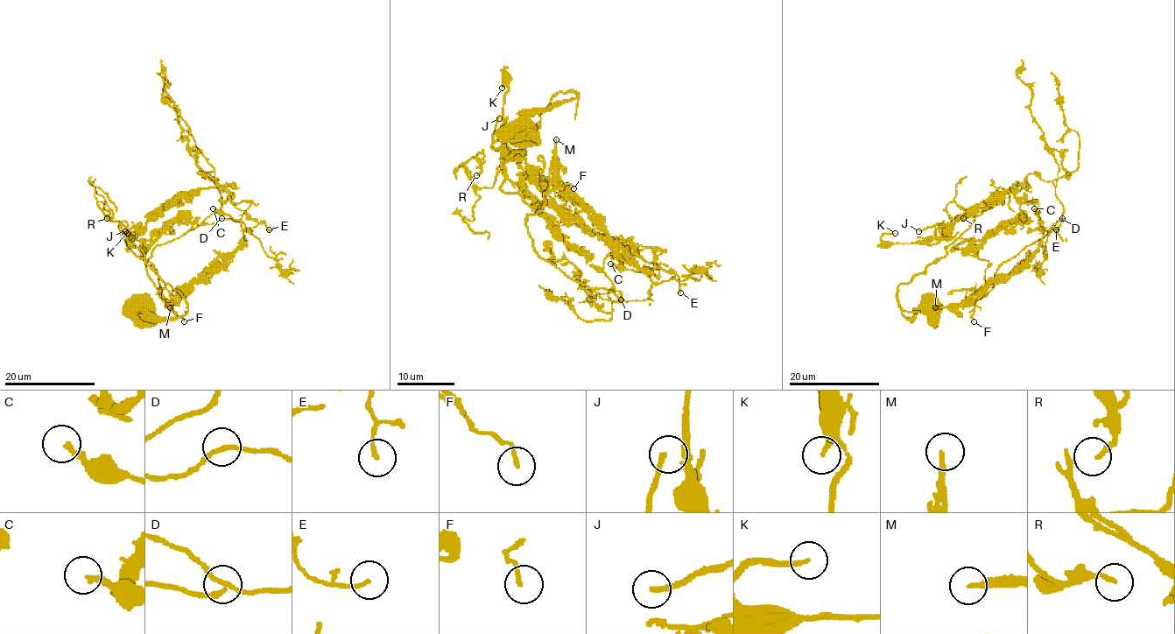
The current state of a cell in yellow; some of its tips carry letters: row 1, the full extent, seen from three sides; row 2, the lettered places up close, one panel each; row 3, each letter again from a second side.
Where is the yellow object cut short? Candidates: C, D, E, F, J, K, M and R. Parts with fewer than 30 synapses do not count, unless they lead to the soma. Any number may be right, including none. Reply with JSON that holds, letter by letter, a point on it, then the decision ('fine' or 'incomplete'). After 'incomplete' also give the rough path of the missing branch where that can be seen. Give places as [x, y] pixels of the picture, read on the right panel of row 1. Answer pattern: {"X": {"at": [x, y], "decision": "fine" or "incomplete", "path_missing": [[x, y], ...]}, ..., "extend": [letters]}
{"C": {"at": [1034, 208], "decision": "fine"}, "D": {"at": [1062, 218], "decision": "fine"}, "E": {"at": [1056, 229], "decision": "fine"}, "F": {"at": [974, 321], "decision": "fine"}, "J": {"at": [918, 231], "decision": "fine"}, "K": {"at": [895, 233], "decision": "fine"}, "M": {"at": [935, 307], "decision": "fine"}, "R": {"at": [963, 218], "decision": "fine"}, "extend": []}

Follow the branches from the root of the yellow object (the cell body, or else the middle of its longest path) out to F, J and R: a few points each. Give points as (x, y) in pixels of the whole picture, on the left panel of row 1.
F: (141, 302), (160, 317), (187, 311), (183, 295), (127, 239), (156, 269), (166, 303), (184, 321)
J: (141, 302), (160, 317), (179, 317), (187, 311), (183, 295), (145, 261), (125, 231)
R: (141, 302), (160, 317), (179, 317), (187, 311), (183, 295), (152, 269), (99, 201), (112, 213), (107, 218)

